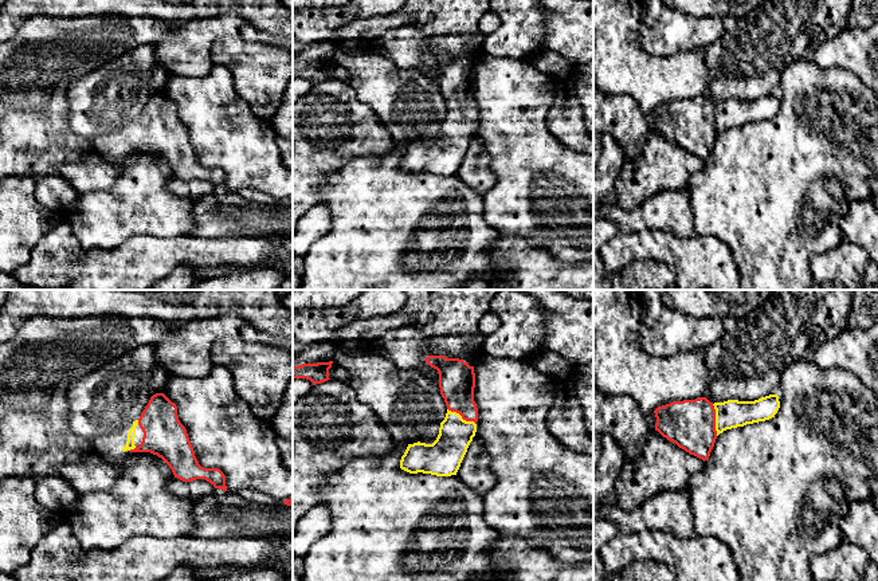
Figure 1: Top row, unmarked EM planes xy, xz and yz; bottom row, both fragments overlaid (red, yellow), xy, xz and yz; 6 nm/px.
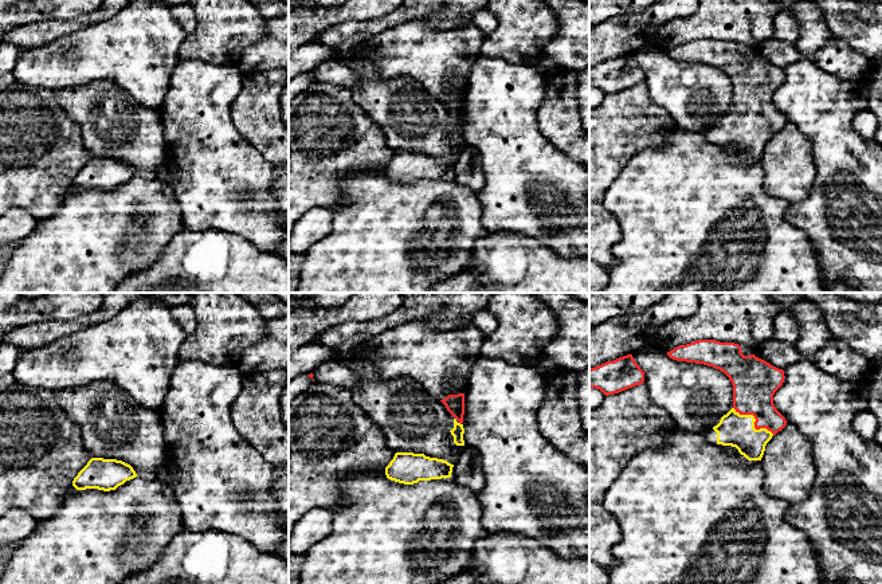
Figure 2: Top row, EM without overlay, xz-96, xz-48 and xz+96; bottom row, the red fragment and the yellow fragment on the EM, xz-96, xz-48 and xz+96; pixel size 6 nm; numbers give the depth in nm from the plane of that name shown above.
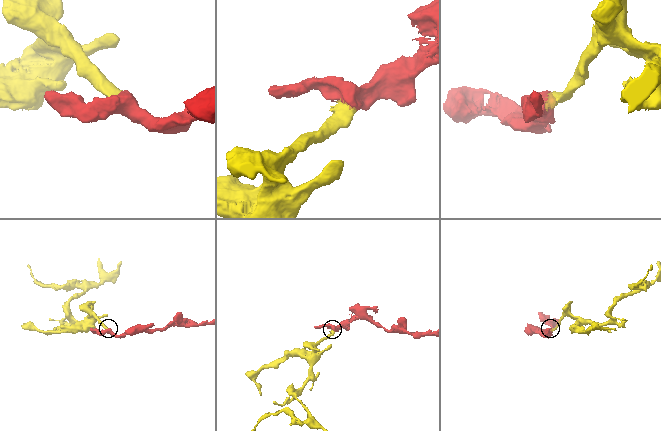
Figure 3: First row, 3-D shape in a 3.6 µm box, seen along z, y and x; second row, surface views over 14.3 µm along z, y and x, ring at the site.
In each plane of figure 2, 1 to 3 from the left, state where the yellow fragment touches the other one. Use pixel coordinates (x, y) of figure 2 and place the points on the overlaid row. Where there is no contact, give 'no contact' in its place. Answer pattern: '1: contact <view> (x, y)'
1: no contact
2: no contact
3: contact xz+96 (755, 422)

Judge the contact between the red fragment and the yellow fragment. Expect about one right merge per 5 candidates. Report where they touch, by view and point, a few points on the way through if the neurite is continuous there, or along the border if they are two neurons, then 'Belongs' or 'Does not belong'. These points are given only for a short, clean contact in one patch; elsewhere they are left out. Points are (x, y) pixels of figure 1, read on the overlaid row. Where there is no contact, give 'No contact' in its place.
Touches red at yz (714, 420). Path across: yz (690, 424), (714, 420), (732, 413). Belongs

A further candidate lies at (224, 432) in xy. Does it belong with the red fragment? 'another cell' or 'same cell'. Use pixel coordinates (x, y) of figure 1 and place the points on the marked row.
another cell

